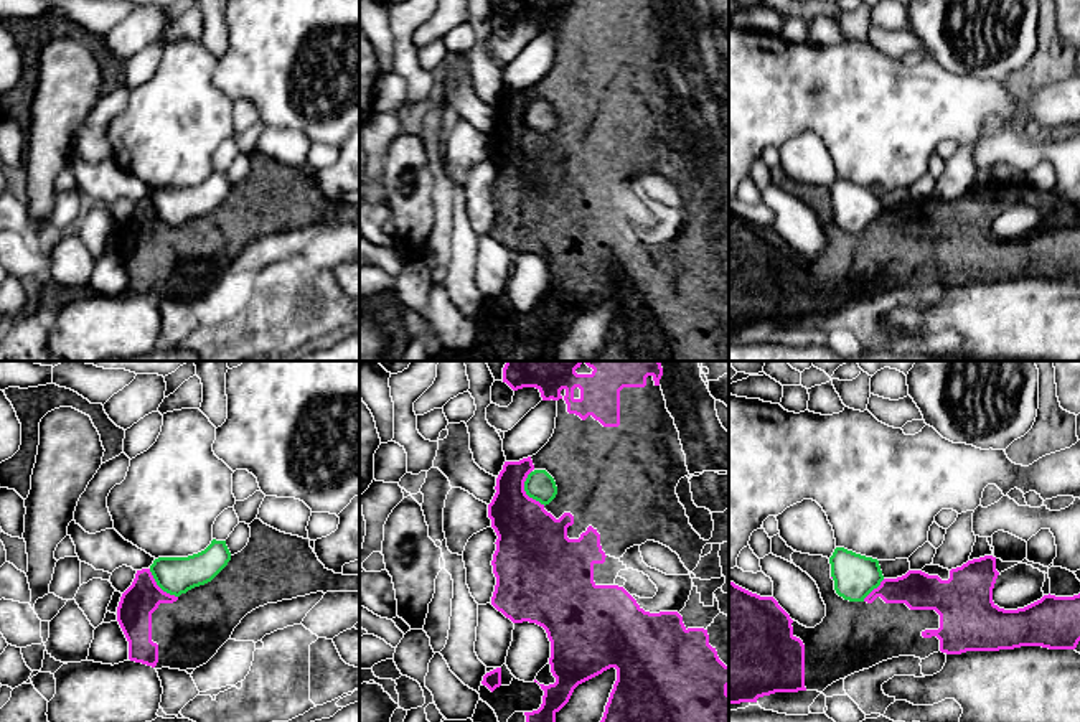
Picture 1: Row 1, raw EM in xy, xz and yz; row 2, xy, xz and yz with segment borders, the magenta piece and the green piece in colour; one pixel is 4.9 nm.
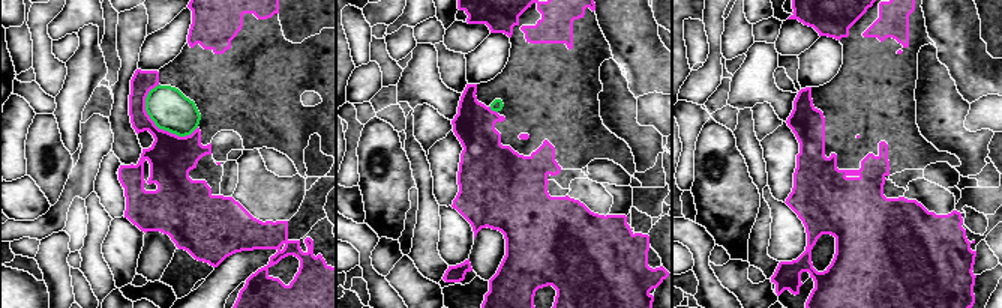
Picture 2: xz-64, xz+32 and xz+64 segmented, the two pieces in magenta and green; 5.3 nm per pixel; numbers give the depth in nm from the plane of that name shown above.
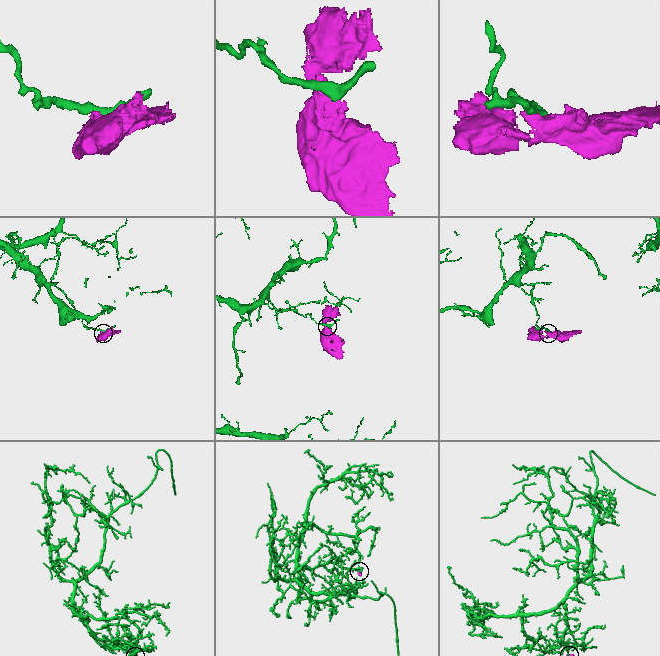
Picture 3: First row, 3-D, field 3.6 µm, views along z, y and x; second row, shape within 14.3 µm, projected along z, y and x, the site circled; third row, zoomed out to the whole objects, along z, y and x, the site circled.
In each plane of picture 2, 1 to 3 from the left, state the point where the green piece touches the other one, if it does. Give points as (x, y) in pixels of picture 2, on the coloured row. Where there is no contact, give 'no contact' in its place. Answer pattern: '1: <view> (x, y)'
1: xz-64 (161, 129)
2: xz+32 (494, 111)
3: no contact

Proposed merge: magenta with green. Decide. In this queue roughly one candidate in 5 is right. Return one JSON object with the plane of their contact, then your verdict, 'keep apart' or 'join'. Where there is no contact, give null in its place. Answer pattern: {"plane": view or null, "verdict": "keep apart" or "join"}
{"plane": "xz", "verdict": "keep apart"}

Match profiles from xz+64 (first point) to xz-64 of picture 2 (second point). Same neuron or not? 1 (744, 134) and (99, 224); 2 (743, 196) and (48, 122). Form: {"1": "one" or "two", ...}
{"1": "one", "2": "one"}

